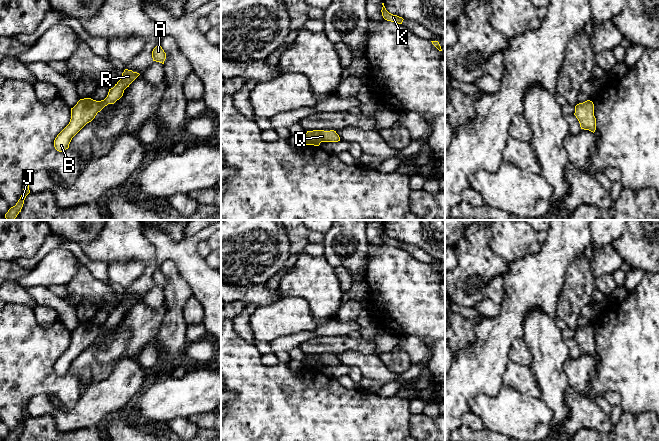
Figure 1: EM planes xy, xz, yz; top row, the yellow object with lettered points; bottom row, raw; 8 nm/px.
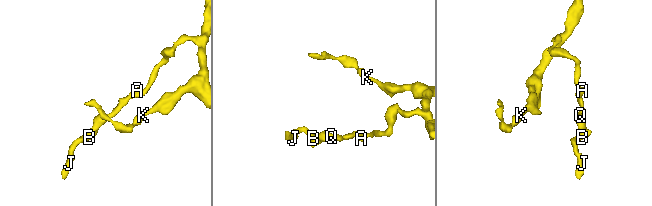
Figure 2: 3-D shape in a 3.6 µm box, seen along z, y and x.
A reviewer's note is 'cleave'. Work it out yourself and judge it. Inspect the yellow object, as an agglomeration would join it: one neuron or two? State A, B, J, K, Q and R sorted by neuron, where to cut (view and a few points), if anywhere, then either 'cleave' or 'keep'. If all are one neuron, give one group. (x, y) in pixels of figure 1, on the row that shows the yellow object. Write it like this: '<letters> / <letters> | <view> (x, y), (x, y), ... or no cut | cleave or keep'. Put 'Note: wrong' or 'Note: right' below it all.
A B J K Q R | no cut | keep
Note: wrong

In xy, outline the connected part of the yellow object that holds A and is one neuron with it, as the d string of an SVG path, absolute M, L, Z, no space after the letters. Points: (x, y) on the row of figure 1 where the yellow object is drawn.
M160 45L156 46L152 51L152 58L153 61L160 62L164 64L164 61L166 59L166 53L162 49Z

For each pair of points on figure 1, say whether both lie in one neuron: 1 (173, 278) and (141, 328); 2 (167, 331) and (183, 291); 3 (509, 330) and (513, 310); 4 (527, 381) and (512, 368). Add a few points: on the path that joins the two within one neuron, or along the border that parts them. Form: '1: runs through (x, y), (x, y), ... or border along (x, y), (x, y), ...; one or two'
1: border along (164, 302), (166, 313), (160, 325); two
2: runs through (174, 321), (174, 301); one
3: runs through (509, 325), (512, 315); one
4: runs through (523, 379), (516, 372); one

